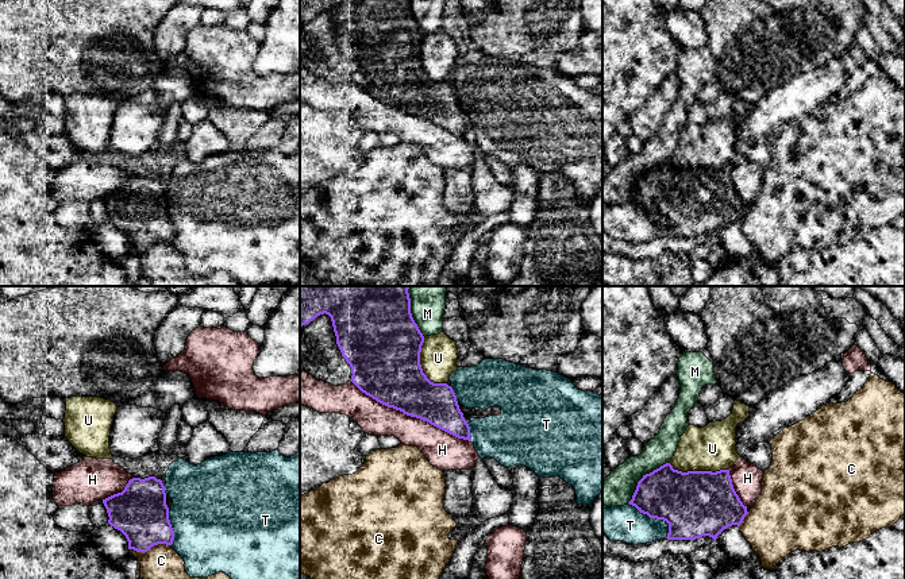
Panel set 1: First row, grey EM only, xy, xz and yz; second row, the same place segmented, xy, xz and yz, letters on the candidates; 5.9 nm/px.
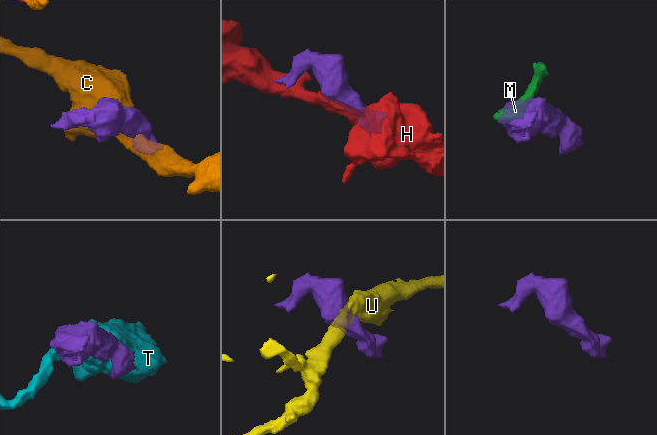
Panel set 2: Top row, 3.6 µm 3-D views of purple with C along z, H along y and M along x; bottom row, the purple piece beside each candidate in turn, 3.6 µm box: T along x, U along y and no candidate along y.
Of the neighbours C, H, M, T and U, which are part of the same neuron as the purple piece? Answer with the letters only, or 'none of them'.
none of them

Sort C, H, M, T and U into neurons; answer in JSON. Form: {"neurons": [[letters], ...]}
{"neurons": [["C"], ["H"], ["M"], ["T"], ["U"]]}

